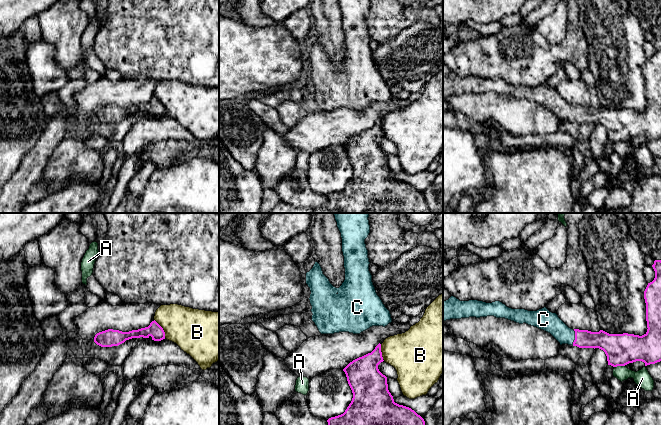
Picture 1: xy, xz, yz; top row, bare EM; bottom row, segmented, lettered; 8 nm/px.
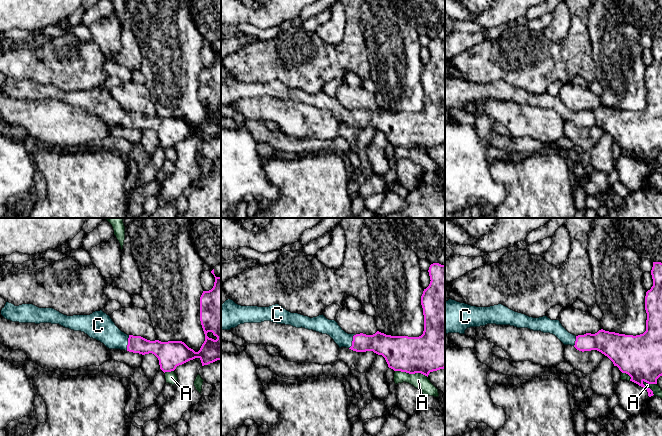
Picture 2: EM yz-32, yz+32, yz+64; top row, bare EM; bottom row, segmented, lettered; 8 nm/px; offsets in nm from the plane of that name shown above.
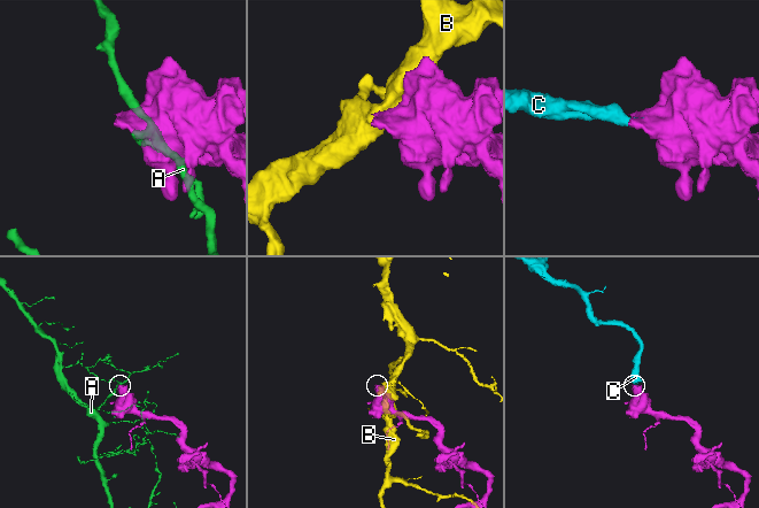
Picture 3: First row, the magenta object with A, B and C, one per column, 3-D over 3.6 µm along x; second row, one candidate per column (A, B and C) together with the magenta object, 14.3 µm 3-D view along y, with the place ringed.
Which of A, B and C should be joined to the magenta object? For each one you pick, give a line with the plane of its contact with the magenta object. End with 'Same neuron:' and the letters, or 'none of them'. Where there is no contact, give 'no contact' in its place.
C: meets magenta in yz
Same neuron: C

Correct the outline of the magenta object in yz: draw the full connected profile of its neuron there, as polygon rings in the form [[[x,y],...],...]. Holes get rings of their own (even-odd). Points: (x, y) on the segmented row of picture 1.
[[[661,260],[652,265],[655,278],[644,291],[647,332],[642,335],[609,334],[603,330],[591,332],[569,328],[556,313],[546,307],[537,311],[512,309],[500,301],[486,303],[478,300],[460,301],[454,296],[443,302],[443,322],[469,317],[505,318],[526,323],[550,333],[559,343],[579,348],[599,348],[607,356],[608,365],[625,366],[642,361],[645,366],[661,361]]]

